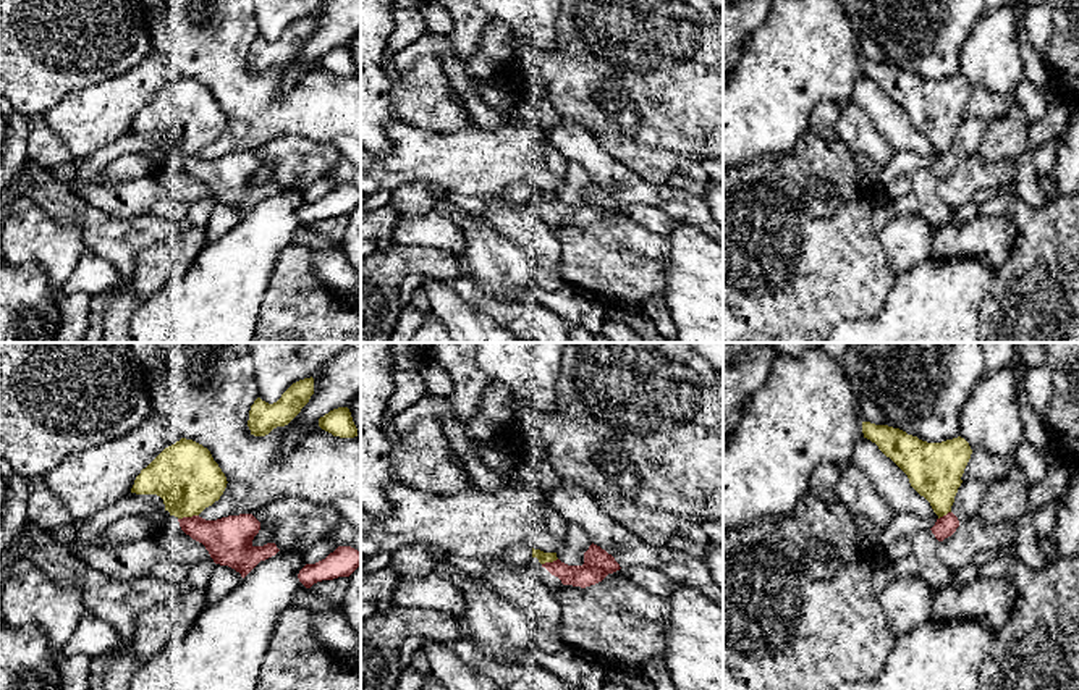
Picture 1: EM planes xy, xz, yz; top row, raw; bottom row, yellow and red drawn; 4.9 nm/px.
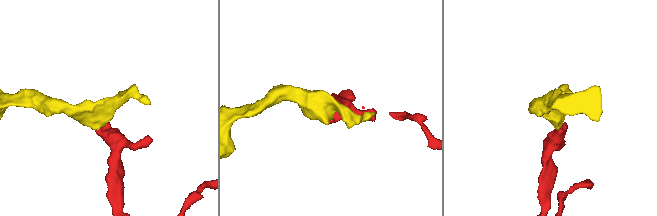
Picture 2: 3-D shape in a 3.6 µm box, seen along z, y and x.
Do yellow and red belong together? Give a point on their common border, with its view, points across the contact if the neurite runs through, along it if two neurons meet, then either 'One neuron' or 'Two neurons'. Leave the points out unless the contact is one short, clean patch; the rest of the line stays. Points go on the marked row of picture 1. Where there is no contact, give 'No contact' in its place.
Touches yellow at xy (188, 516). Two neurons

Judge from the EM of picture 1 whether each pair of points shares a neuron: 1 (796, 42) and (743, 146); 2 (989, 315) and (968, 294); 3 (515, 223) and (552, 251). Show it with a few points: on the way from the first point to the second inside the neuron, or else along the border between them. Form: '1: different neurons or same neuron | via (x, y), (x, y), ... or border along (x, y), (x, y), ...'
1: same neuron | via (782, 68), (782, 76), (767, 102), (749, 120)
2: different neurons | border along (995, 272), (990, 293), (982, 302), (977, 325)
3: same neuron | via (524, 227), (542, 244)

